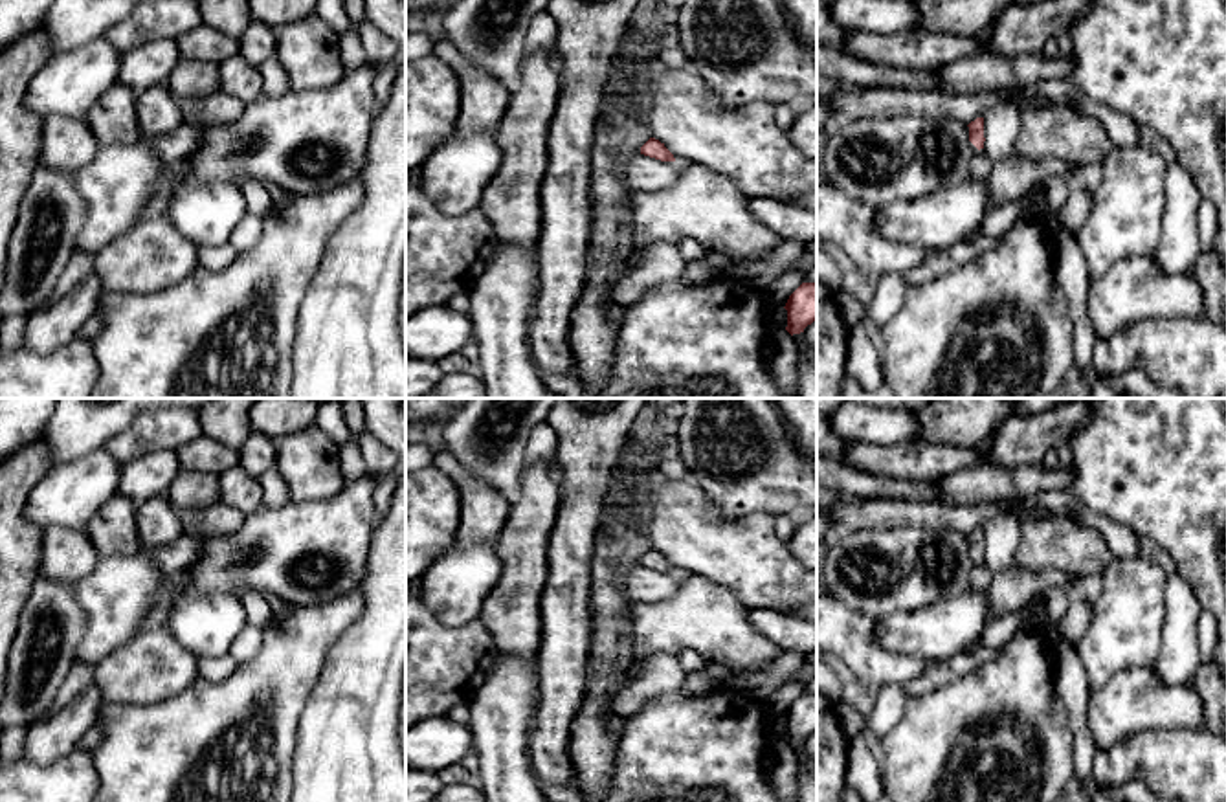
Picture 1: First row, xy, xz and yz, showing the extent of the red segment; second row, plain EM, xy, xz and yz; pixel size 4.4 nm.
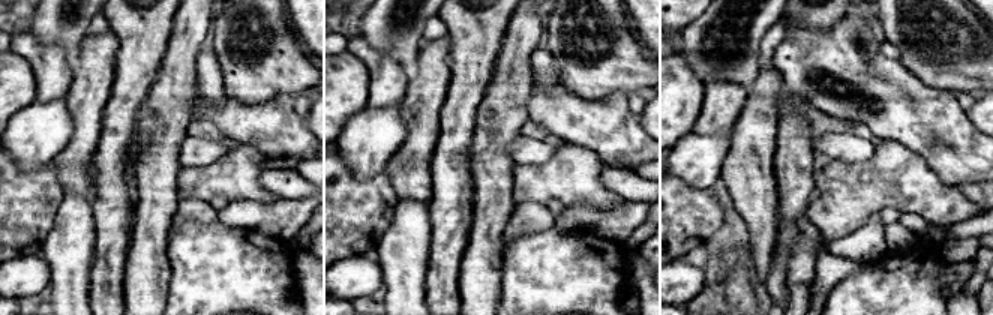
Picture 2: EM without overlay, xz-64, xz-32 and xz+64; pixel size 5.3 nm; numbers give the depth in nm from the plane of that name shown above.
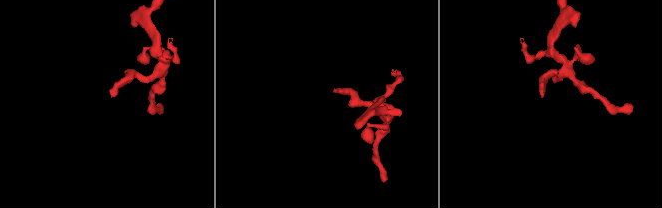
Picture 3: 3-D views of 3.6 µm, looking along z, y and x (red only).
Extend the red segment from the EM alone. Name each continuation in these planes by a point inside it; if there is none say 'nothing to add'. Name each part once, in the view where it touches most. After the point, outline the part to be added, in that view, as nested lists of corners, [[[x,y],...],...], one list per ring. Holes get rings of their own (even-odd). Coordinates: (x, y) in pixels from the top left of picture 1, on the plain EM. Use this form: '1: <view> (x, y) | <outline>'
1: yz (980, 577) | [[[973,554],[971,560],[973,560],[973,569],[969,576],[969,589],[987,591],[993,580],[993,573],[989,571],[984,560],[978,562]]]

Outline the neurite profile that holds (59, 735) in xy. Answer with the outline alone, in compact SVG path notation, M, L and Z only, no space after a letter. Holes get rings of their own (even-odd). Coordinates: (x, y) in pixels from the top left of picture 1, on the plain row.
M92 683L72 705L46 721L35 721L28 727L22 758L37 765L50 765L70 754L79 747L83 734L95 723L103 707L103 696L95 683Z

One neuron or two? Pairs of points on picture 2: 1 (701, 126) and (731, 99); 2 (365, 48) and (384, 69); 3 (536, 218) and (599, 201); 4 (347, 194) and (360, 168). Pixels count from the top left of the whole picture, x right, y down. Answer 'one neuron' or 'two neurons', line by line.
1: one neuron
2: one neuron
3: one neuron
4: two neurons

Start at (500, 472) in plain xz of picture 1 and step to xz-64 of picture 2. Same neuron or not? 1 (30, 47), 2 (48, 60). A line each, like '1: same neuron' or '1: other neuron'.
1: other neuron
2: other neuron

